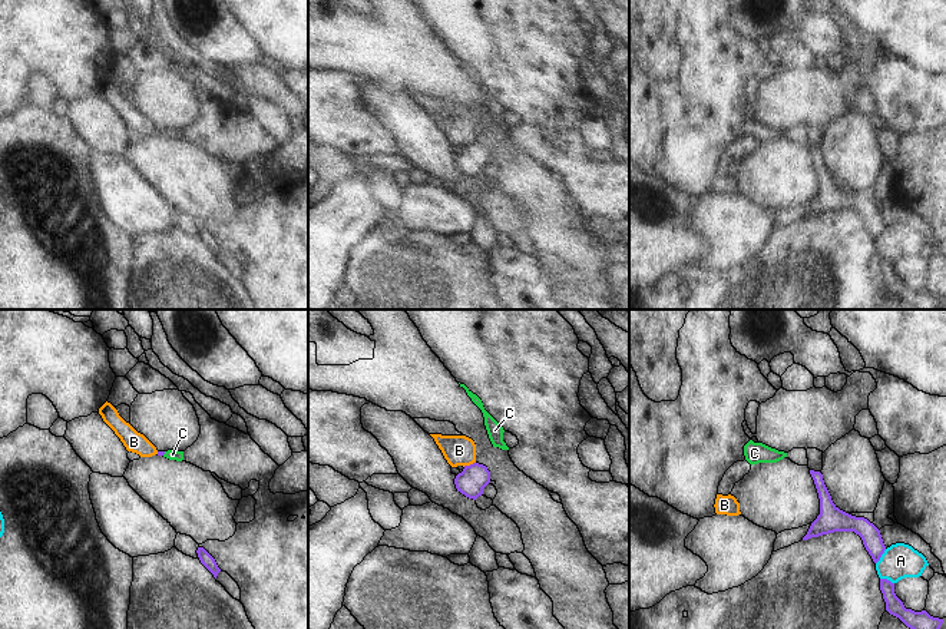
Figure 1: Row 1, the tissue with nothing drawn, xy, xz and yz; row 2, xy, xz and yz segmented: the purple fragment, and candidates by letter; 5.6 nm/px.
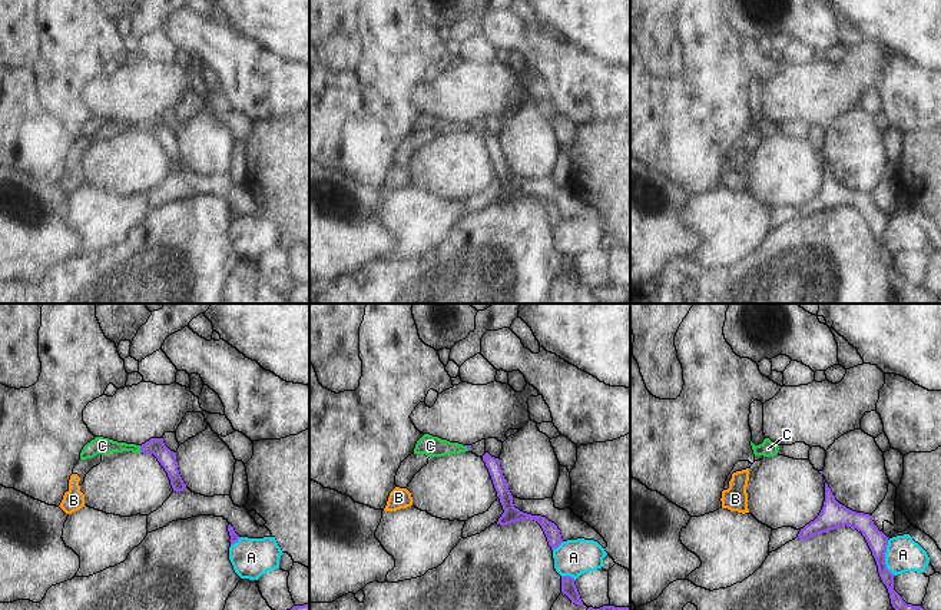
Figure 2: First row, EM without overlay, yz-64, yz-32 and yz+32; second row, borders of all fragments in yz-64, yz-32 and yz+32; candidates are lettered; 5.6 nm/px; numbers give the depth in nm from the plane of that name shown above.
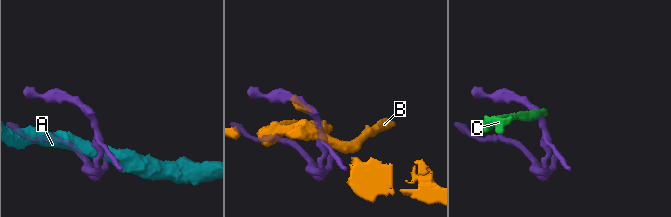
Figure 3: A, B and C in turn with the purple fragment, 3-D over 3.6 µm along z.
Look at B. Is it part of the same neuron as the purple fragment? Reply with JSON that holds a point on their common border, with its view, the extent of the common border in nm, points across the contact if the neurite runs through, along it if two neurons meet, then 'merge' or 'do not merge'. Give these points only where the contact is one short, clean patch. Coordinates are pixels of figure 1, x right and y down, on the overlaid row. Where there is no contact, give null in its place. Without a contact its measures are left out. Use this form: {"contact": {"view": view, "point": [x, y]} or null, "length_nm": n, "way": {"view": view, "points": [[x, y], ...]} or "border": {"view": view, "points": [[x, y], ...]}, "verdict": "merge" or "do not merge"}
{"contact": {"view": "xz", "point": [470, 464]}, "length_nm": 80, "border": {"view": "xz", "points": [[475, 462], [463, 466]]}, "verdict": "do not merge"}

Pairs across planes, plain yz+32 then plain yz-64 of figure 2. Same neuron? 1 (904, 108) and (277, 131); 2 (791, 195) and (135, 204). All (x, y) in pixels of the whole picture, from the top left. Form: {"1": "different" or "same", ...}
{"1": "different", "2": "different"}

